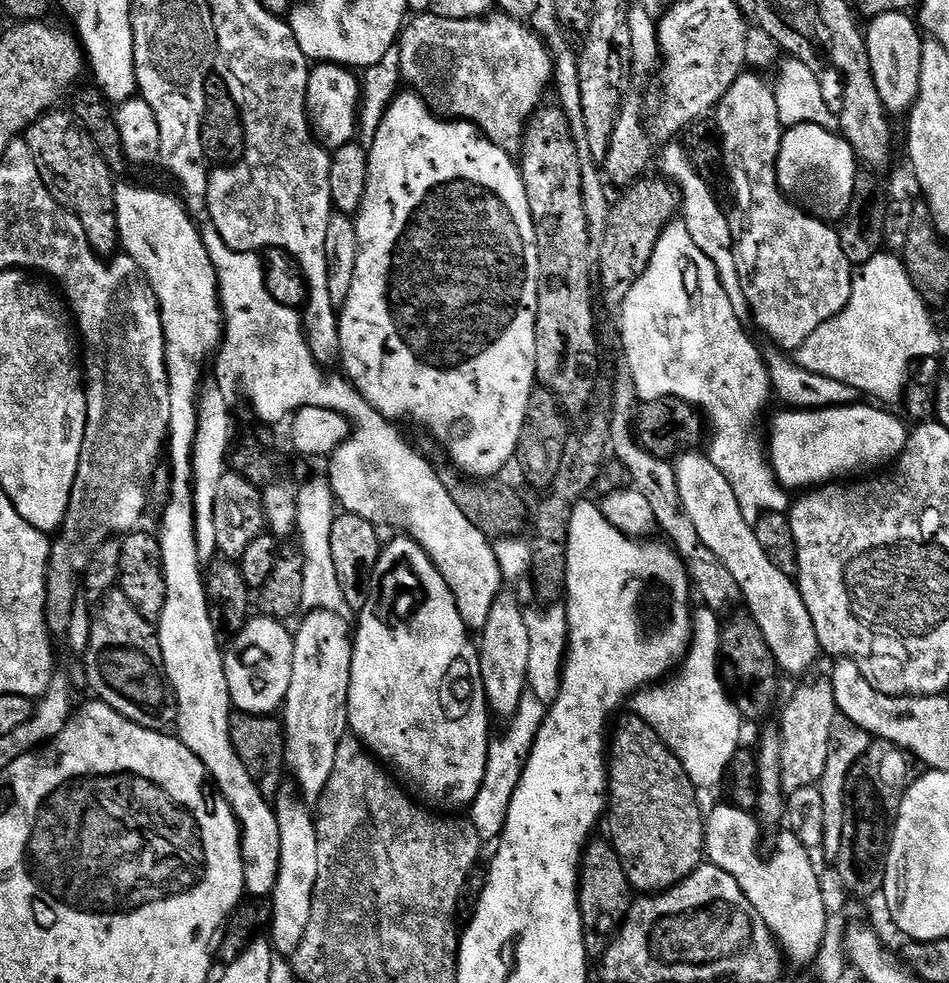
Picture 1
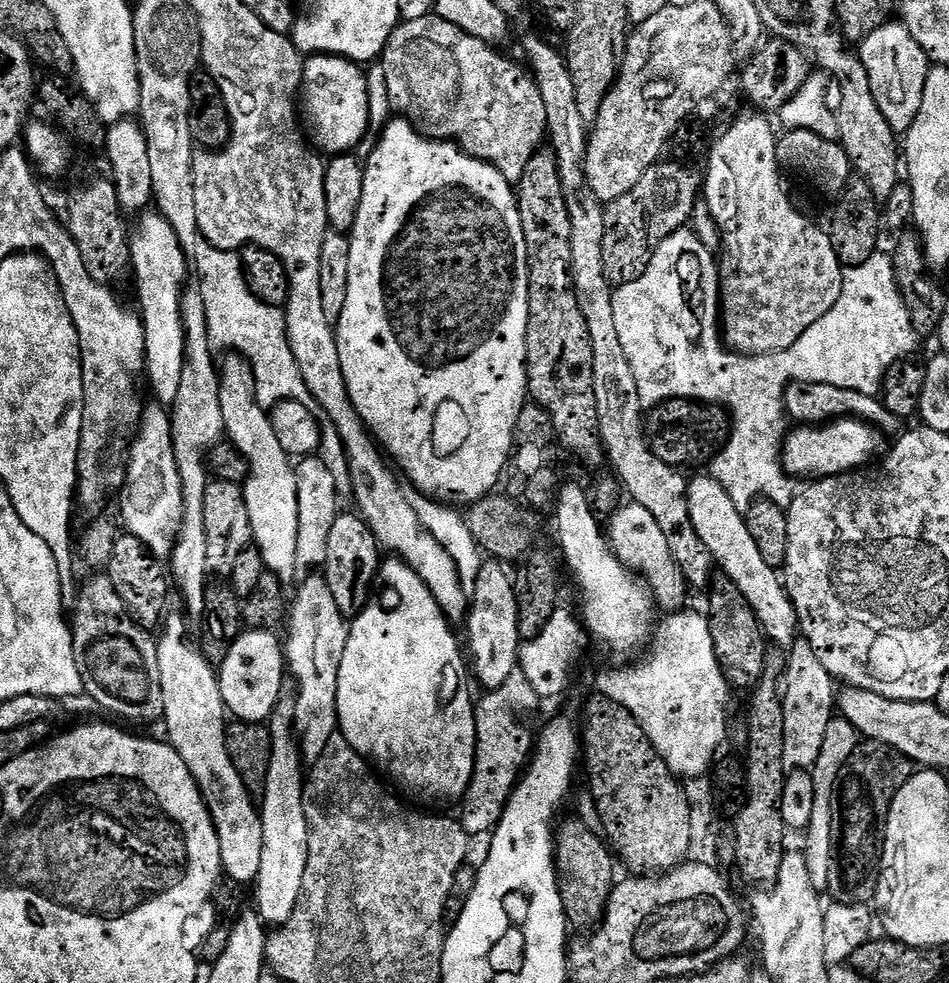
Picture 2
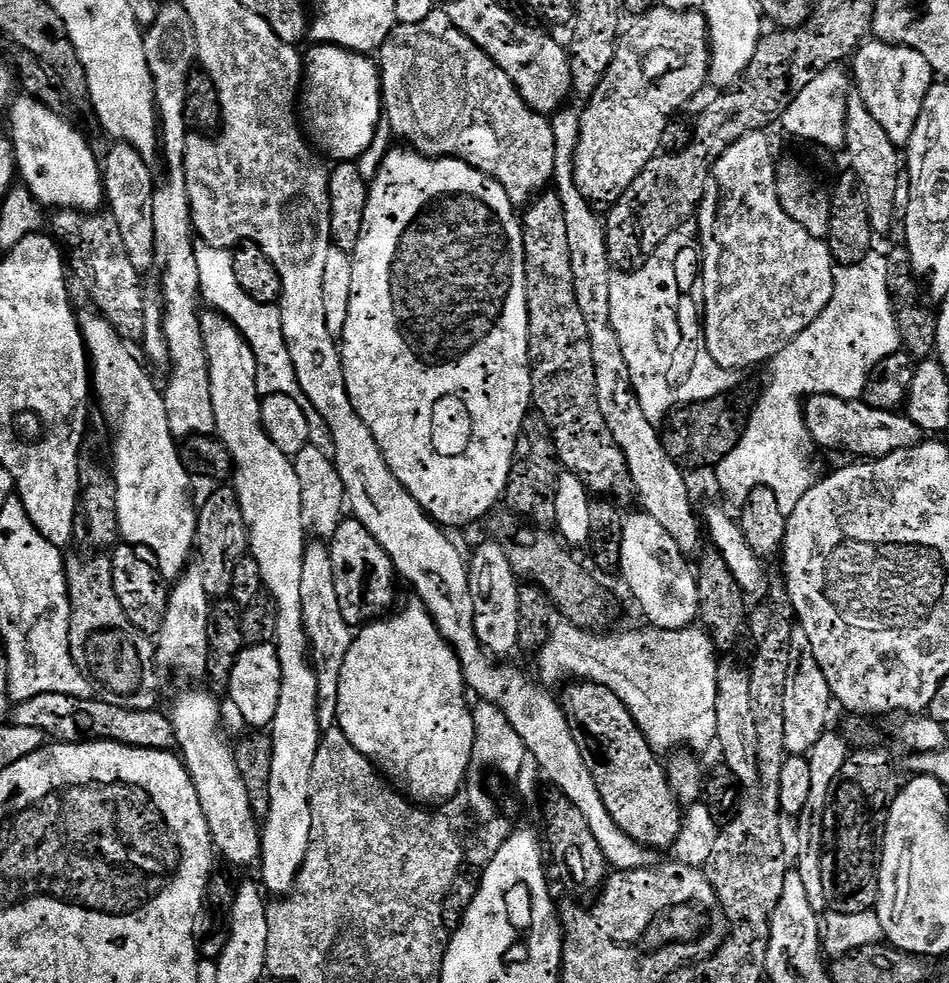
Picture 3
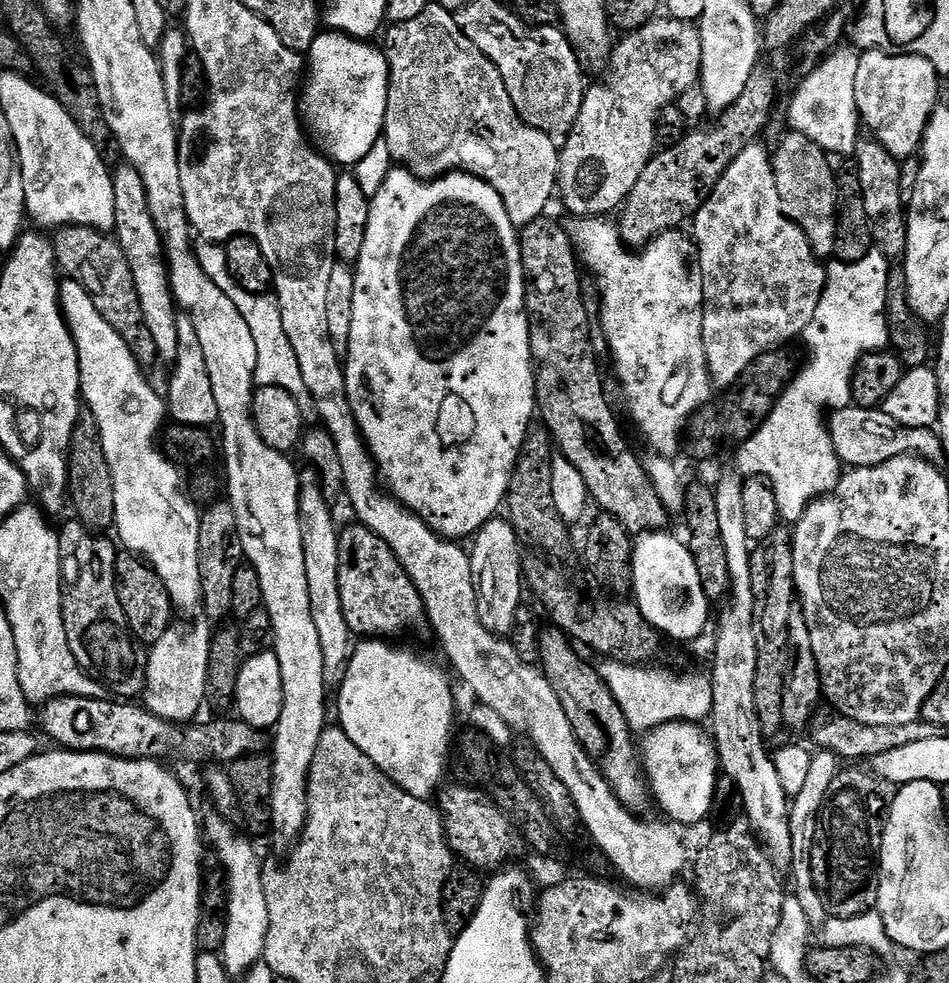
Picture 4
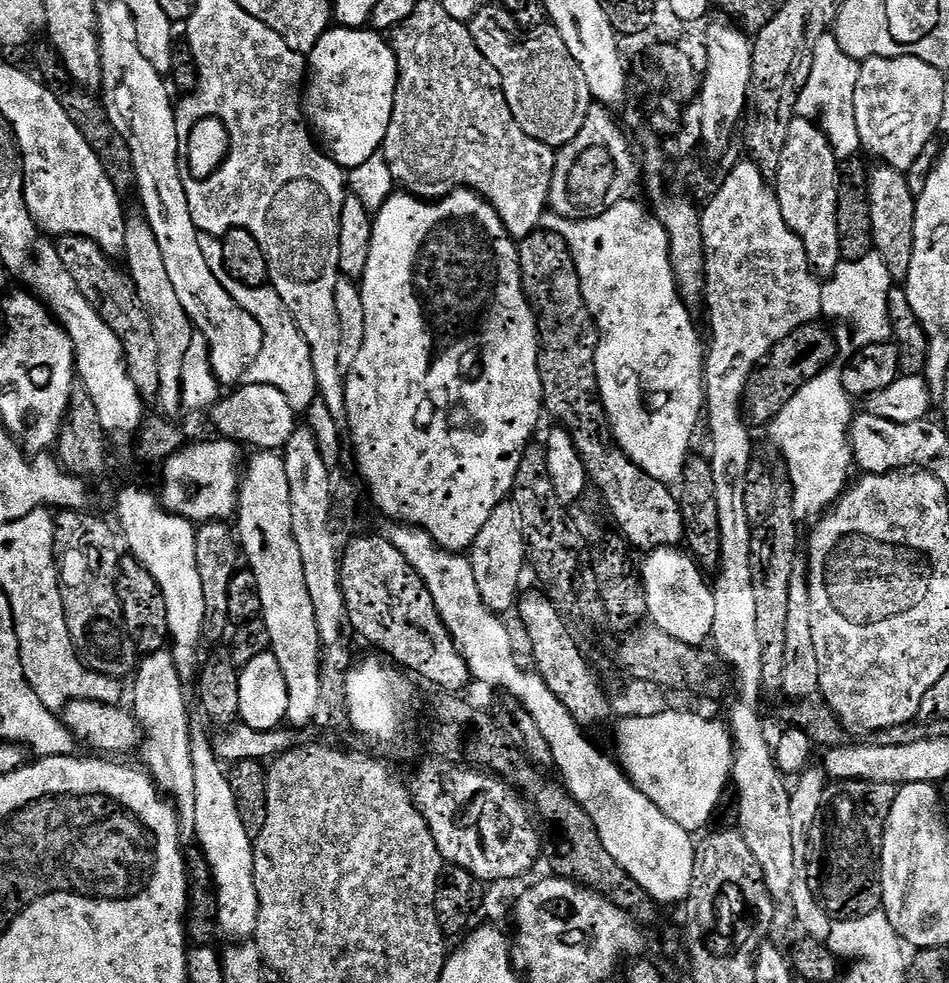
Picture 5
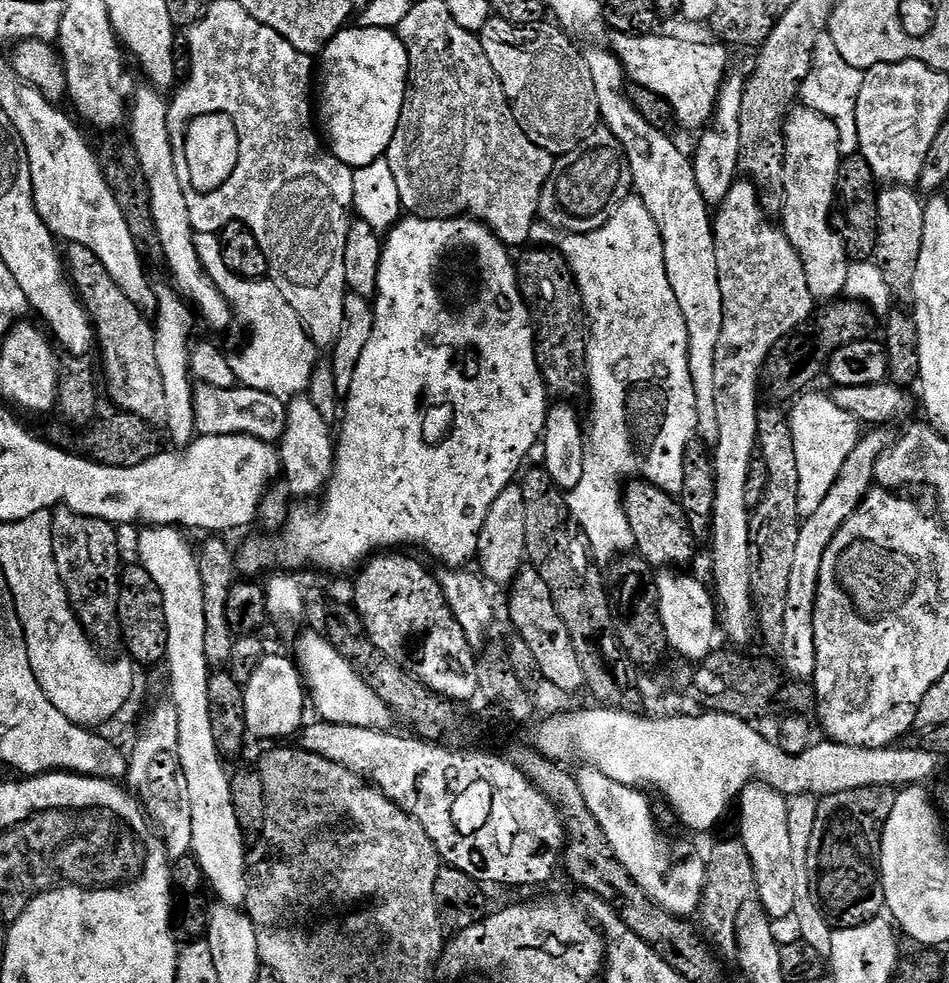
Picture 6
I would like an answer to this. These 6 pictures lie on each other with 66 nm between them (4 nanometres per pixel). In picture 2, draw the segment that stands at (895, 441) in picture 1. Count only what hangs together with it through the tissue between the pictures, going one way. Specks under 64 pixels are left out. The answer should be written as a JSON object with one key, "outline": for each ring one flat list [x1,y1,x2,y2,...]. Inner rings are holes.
{"outline":[[840,418,823,426,800,426,795,430,797,432,787,433,782,445,784,470,792,478,823,478,855,472,863,469,869,463,867,460,880,448,881,437,877,429,859,418]]}

